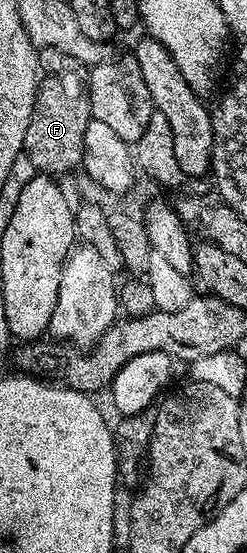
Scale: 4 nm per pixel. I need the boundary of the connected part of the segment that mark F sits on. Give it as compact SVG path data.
M45 47L39 51L39 73L33 117L29 129L25 129L23 154L33 161L36 172L60 177L78 168L83 161L85 129L92 119L87 96L88 72L69 53Z

